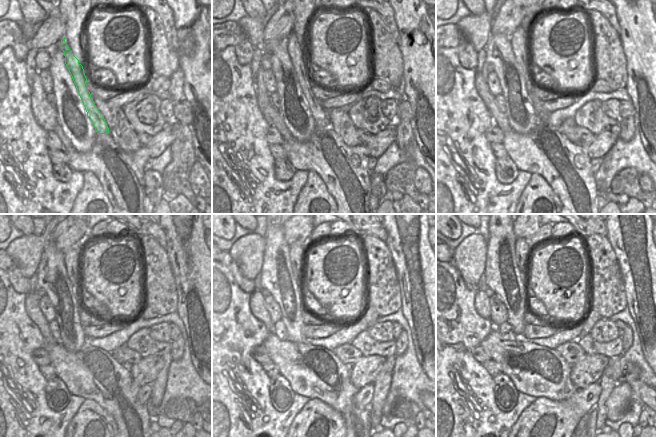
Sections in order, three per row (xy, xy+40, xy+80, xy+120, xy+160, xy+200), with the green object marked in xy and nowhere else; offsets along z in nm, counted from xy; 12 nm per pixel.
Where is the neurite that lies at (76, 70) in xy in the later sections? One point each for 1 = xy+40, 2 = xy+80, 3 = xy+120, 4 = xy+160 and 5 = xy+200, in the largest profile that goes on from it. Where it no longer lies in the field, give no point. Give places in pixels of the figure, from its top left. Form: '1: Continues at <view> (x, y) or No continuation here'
1: Continues at xy+40 (295, 49)
2: Continues at xy+80 (519, 37)
3: Continues at xy+120 (71, 258)
4: Continues at xy+160 (296, 252)
5: Continues at xy+200 (522, 248)

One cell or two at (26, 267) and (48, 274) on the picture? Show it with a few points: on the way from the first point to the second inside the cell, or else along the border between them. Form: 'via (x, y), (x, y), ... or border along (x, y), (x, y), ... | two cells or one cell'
border along (43, 248), (41, 259), (35, 272) | two cells

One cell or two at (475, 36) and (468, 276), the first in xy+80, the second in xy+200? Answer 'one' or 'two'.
one

